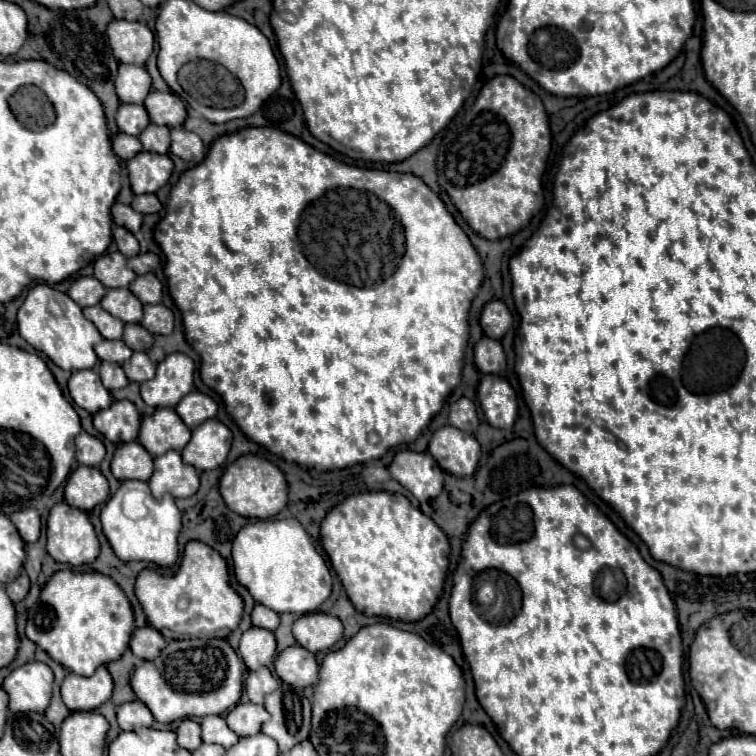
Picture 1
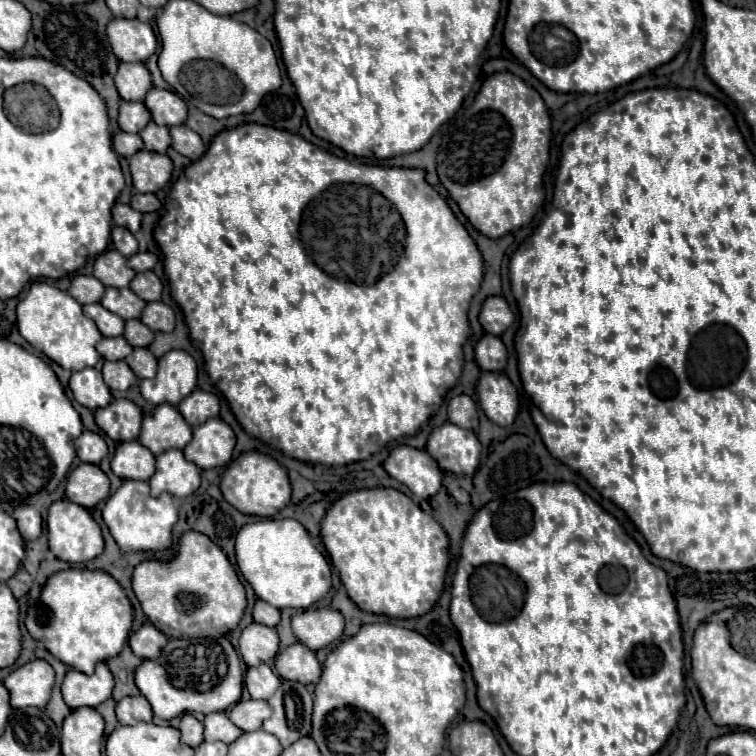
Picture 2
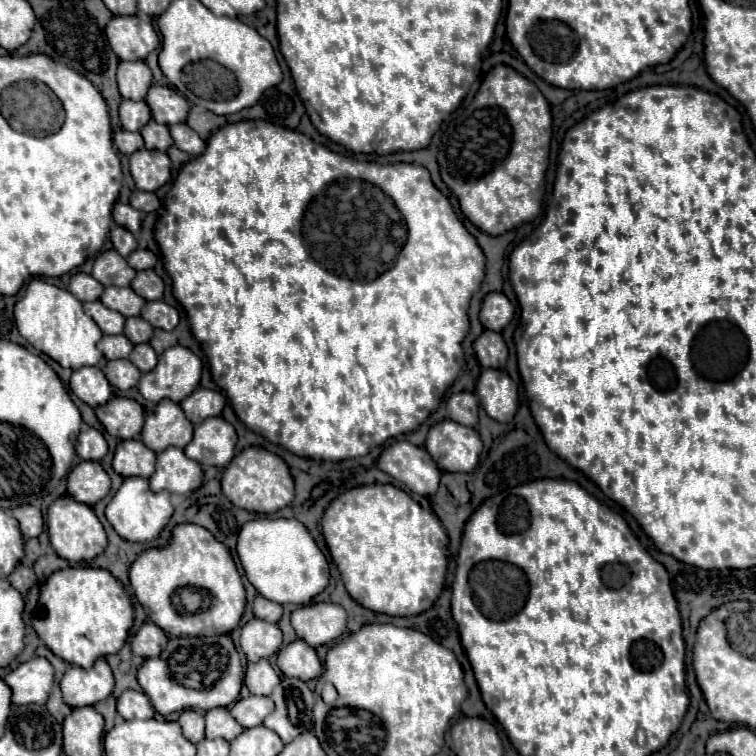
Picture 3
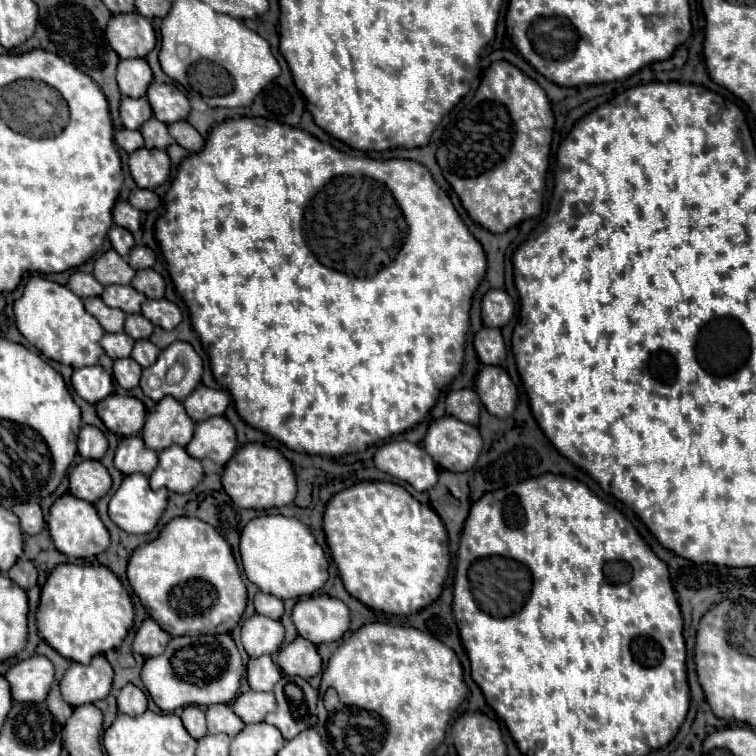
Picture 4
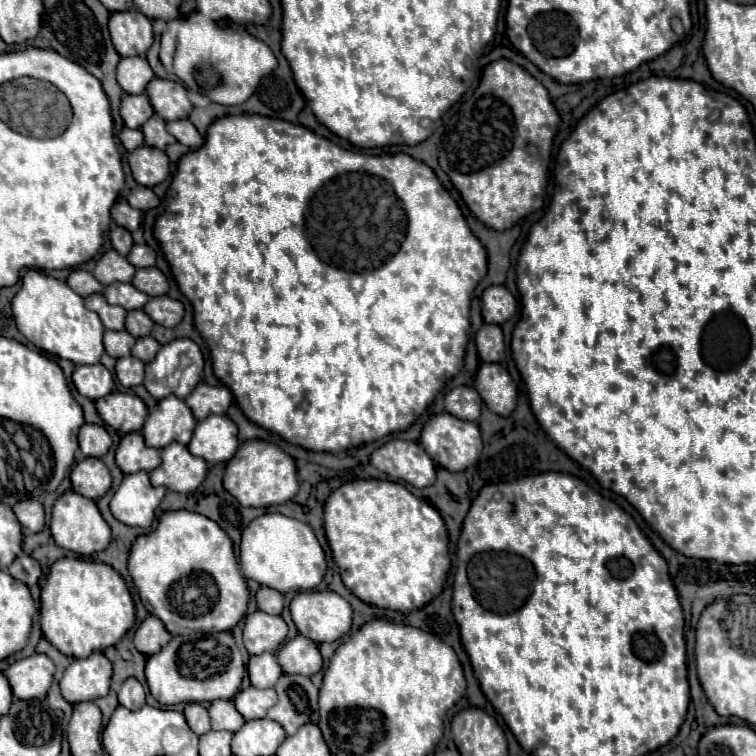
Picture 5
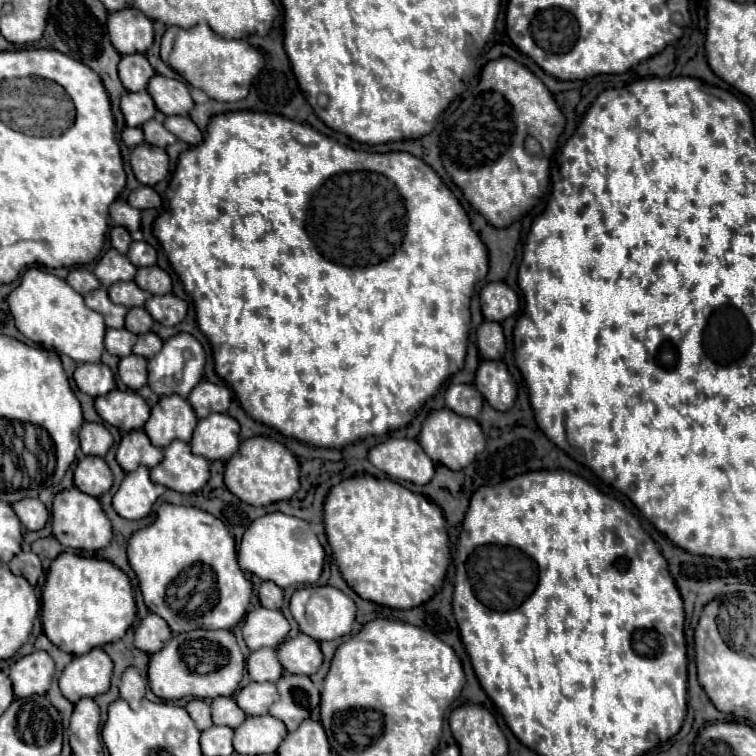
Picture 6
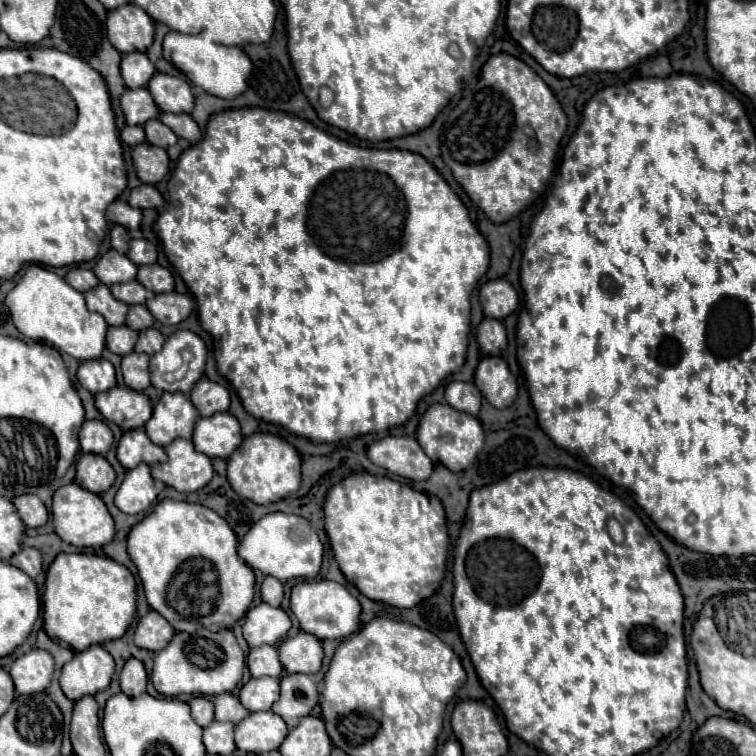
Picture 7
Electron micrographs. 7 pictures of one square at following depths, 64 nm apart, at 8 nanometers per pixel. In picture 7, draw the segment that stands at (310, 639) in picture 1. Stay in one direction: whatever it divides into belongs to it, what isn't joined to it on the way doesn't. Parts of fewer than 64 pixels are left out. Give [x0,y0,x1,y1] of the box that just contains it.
[290,580,360,640]

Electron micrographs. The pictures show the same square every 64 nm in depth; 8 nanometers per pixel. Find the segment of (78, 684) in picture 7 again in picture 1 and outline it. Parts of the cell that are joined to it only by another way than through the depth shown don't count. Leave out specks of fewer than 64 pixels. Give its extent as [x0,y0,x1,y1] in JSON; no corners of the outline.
[62,666,114,712]

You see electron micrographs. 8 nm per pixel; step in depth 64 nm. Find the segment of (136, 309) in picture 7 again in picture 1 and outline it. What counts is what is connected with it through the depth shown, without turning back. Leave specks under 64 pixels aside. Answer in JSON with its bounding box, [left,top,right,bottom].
[122,324,152,352]

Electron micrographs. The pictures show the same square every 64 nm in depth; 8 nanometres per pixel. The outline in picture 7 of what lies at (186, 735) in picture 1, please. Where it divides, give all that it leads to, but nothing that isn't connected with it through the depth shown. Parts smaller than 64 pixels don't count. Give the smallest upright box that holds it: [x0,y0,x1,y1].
[188,696,214,728]

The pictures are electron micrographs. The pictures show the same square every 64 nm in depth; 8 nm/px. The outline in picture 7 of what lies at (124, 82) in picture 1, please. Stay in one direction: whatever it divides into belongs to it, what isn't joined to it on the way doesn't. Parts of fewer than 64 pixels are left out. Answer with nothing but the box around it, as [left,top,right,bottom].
[120,52,156,88]

